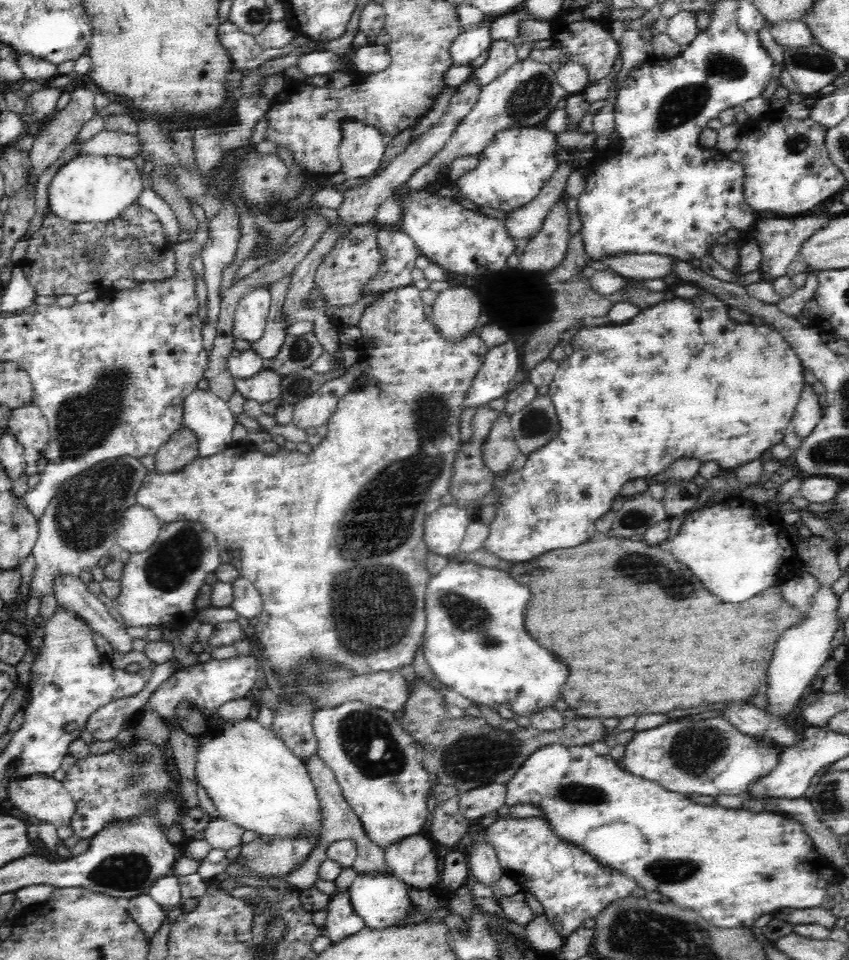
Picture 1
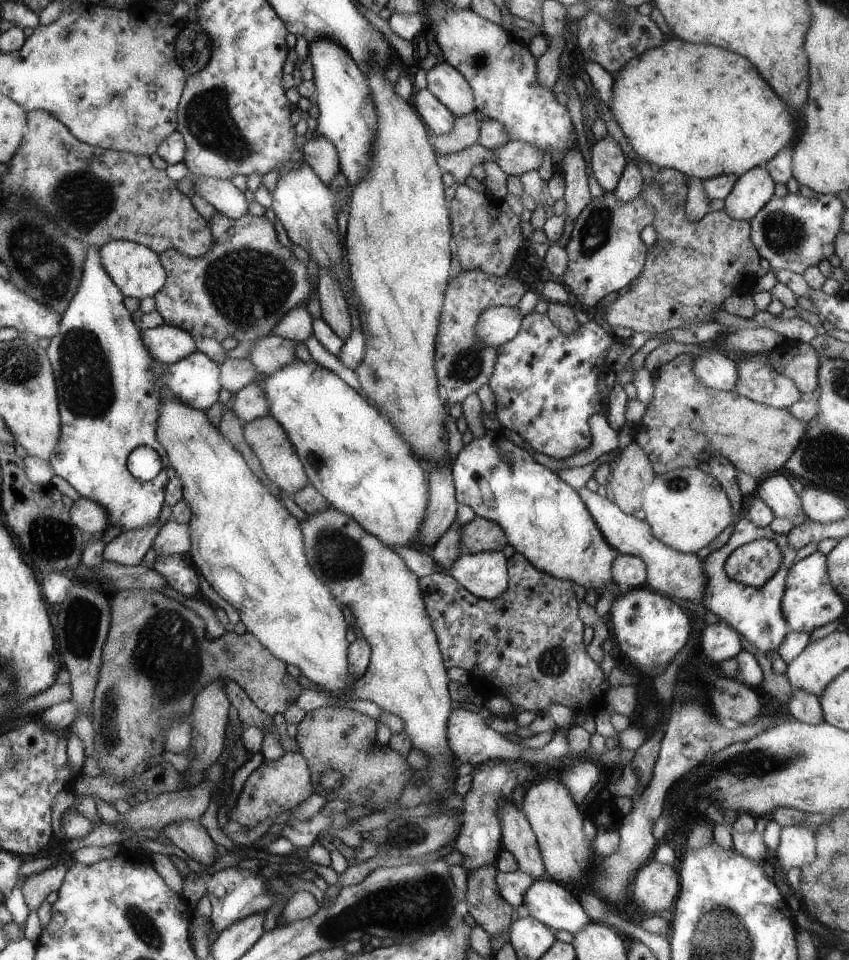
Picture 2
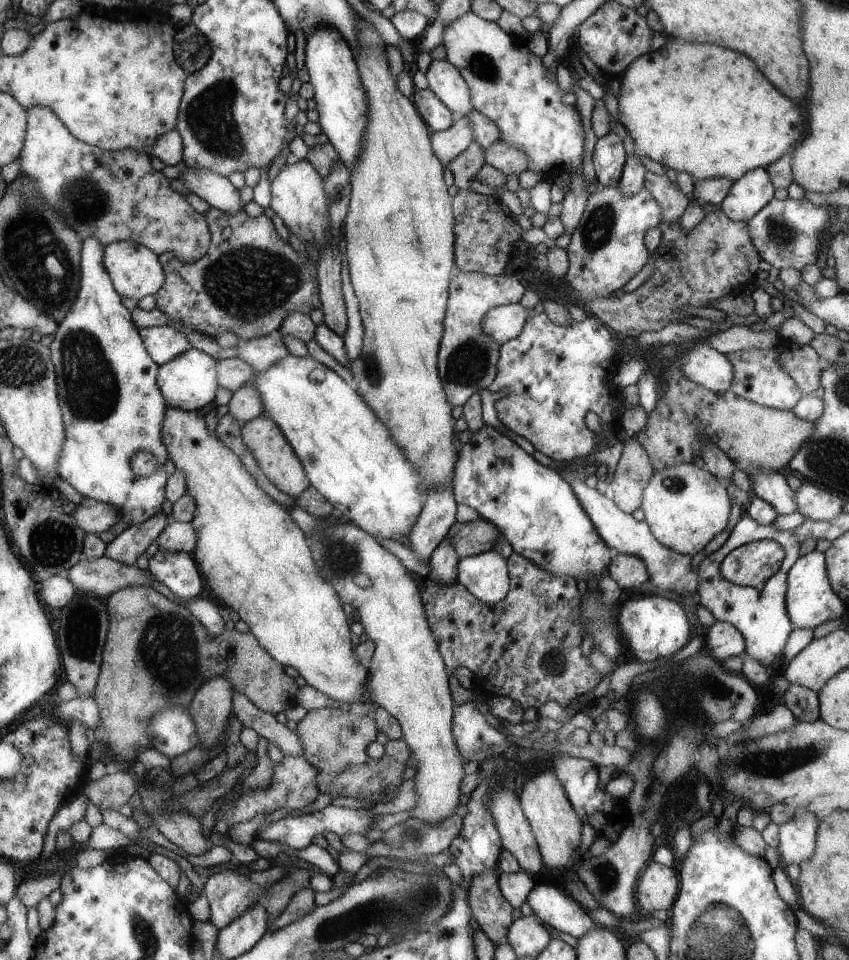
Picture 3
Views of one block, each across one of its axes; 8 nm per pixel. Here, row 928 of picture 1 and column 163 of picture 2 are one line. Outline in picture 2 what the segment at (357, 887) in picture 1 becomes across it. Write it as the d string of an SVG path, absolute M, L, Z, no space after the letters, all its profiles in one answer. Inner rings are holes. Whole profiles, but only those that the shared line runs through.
M194 351L186 359L178 363L169 364L163 373L163 381L167 389L180 400L192 405L196 409L206 411L218 402L218 393L223 387L219 373L219 366L203 352Z

